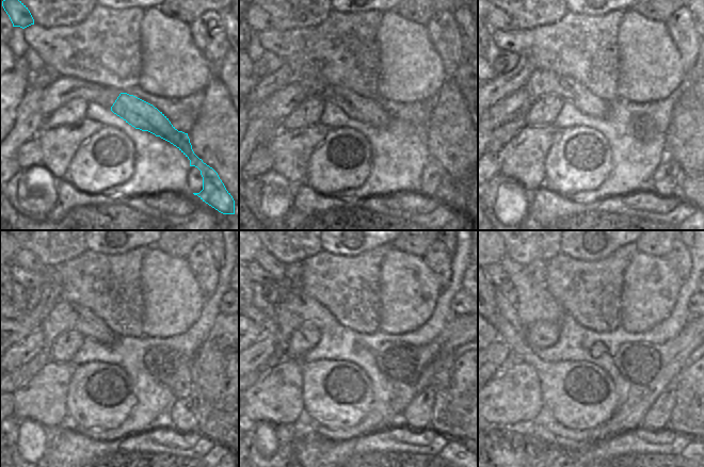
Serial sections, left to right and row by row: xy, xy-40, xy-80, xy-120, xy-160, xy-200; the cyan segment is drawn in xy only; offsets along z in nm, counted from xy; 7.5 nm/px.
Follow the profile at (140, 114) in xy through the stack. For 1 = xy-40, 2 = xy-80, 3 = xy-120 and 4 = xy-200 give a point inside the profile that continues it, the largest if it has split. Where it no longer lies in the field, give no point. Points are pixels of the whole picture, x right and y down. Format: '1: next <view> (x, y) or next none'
1: next xy-40 (366, 110)
2: next xy-80 (541, 82)
3: next xy-120 (65, 317)
4: next xy-200 (533, 303)

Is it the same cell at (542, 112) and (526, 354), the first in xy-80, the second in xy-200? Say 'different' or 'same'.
different

